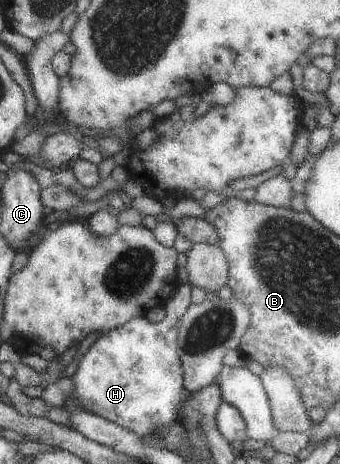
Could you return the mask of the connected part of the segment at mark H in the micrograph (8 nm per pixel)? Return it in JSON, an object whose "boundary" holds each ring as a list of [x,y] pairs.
{"boundary":[[[182,283],[179,291],[166,303],[166,315],[159,323],[151,323],[145,317],[134,317],[124,325],[114,328],[106,335],[100,336],[84,353],[79,362],[76,374],[71,377],[76,388],[70,398],[76,400],[84,411],[92,412],[120,427],[137,433],[141,438],[152,435],[158,428],[179,422],[177,407],[185,391],[183,387],[182,364],[178,355],[177,335],[179,319],[191,304],[191,285]]]}

